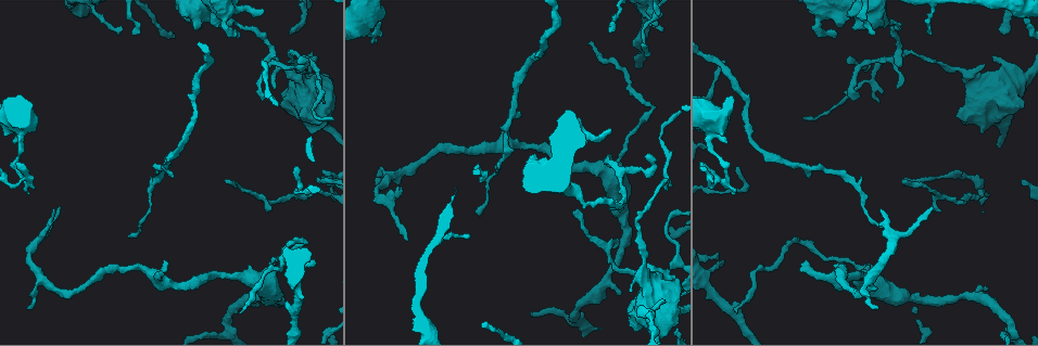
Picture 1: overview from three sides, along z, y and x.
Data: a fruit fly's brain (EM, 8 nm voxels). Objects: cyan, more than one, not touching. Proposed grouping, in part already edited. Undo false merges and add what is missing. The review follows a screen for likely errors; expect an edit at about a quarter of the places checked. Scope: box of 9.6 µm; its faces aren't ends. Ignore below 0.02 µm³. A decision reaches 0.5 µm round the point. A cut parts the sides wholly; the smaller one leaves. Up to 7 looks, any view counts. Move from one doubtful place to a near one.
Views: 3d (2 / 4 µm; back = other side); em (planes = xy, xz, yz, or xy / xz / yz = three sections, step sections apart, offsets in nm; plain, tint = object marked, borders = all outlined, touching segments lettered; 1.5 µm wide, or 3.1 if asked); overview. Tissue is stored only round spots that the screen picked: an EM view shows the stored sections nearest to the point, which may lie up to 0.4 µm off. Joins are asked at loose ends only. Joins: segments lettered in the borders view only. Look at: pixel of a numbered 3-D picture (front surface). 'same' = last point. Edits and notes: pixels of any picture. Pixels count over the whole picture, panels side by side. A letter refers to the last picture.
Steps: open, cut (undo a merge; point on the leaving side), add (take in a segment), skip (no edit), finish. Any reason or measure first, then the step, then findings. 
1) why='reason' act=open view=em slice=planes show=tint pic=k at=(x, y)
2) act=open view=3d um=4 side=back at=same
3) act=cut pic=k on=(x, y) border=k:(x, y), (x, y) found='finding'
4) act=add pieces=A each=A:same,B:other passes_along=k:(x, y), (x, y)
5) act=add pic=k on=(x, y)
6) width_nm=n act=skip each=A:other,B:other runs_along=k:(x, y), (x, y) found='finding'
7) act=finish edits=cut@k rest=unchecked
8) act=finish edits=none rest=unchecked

act=open view=3d um=4 pic=1 at=(465, 238)

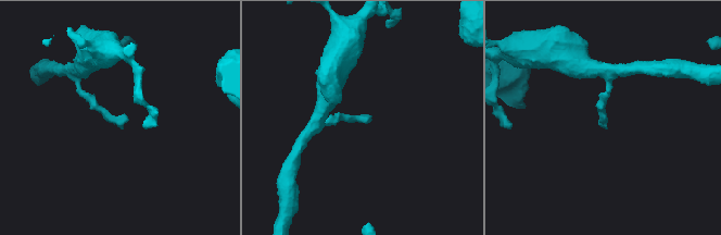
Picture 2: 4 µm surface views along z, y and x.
why='shape alone is not enough' act=open view=em slice=yz step=8 show=borders pic=2 at=(123, 127)

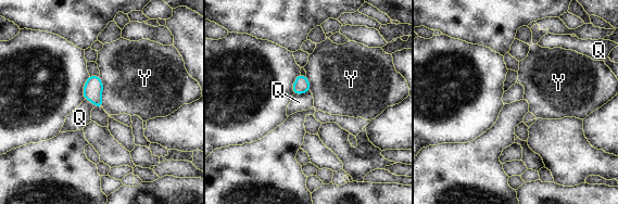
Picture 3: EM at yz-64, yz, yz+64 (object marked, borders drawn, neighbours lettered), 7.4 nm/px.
act=open view=em slice=xy step=4 show=borders at=same

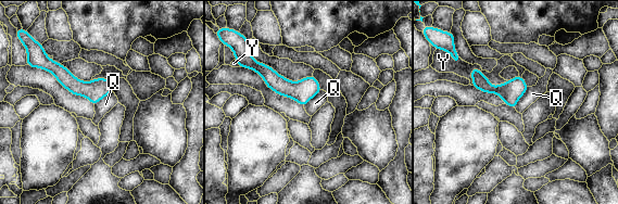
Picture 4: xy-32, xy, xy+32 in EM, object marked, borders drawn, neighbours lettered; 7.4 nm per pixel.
width_nm=160 act=skip each=Q:other,Y:other found='no lettered segment goes on from it'

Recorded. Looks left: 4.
act=open view=em slice=xz step=4 show=tint pic=1 at=(725, 178)

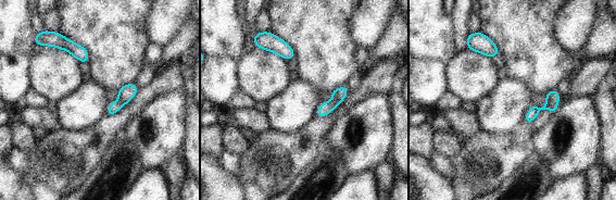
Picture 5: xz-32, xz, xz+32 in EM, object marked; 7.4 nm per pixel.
why='what lies round it' act=open view=em slice=xz step=4 show=borders at=same

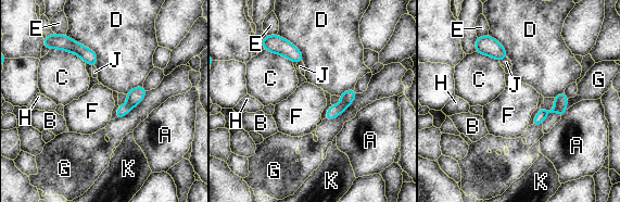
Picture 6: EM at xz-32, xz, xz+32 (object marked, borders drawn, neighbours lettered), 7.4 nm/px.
longest_contact=G:320nm act=cut pic=6 on=(135, 96) each=A:other,B:other,C:other,D:other,E:other,F:other,G:other,H:other,J:other,K:other found='two neurons meet here'

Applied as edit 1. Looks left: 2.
why='free end' act=open view=em slice=yz step=8 show=borders pic=1 at=(805, 261)

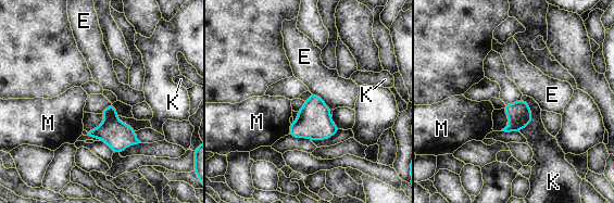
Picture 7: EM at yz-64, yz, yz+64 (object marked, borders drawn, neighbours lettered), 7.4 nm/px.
why='cut it another way' act=open view=em slice=planes show=borders at=same

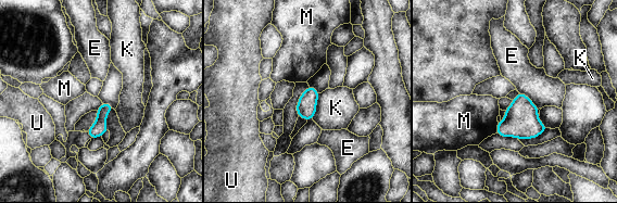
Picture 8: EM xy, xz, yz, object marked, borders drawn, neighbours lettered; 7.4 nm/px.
act=skip each=E:other,K:other,M:other,U:other border=8:(518, 91), (523, 92), (538, 109) found='no lettered segment goes on from it'

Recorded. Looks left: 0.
act=finish edits=cut@6 rest=unchecked

